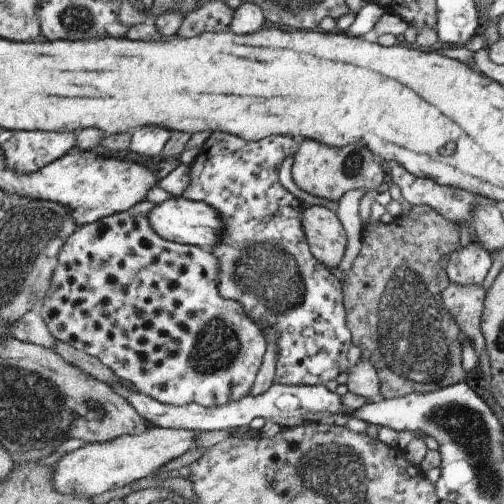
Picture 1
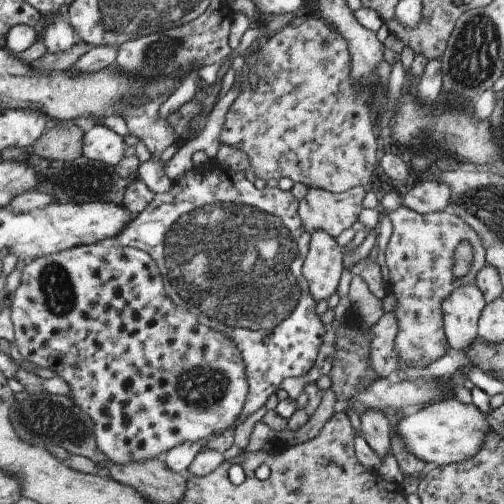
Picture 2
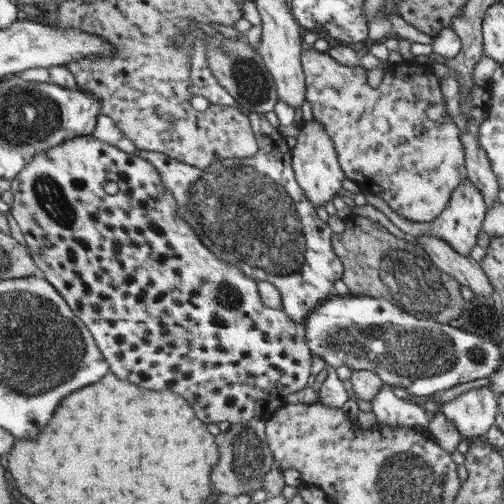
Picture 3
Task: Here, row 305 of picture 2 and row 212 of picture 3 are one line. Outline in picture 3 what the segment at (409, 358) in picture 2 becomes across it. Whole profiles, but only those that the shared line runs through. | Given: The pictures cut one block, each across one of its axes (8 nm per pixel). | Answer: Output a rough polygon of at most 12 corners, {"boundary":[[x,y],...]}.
{"boundary":[[307,50],[313,118],[347,180],[429,224],[465,180],[425,62],[379,88]]}

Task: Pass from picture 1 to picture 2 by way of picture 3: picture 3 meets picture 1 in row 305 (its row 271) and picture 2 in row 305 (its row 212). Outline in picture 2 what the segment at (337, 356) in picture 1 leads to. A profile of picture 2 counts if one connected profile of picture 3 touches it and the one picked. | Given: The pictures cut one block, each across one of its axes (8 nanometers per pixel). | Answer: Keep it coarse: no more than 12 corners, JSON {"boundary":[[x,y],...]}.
{"boundary":[[217,160],[113,242],[245,354],[261,410],[327,324],[299,200]]}

